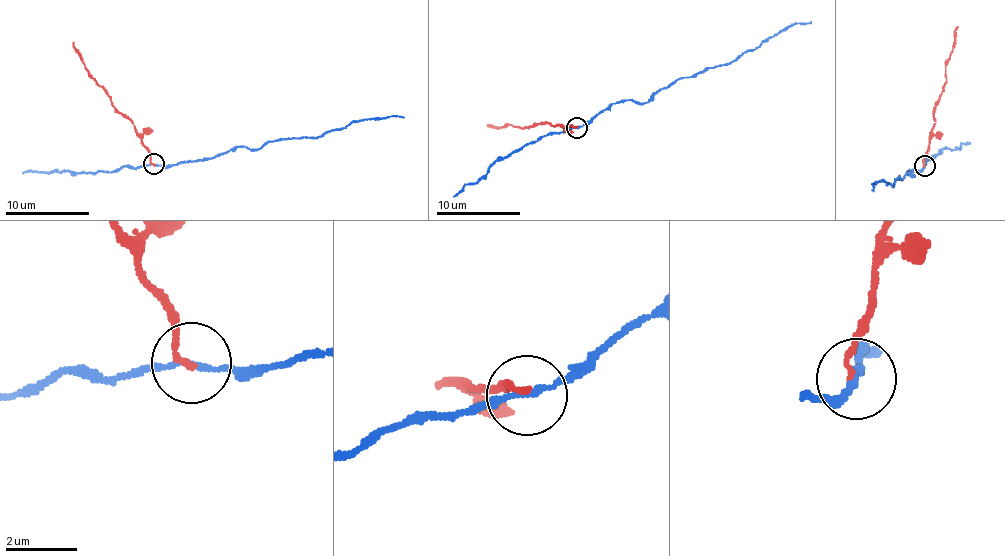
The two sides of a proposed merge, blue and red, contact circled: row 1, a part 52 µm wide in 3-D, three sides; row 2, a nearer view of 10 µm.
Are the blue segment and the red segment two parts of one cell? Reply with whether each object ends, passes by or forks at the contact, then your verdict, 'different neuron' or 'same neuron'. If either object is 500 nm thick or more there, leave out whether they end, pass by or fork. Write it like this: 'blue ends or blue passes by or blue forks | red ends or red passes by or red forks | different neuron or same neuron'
blue passes by | red ends | different neuron

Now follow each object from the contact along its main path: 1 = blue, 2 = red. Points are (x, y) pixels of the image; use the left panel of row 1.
1: (154, 164), (170, 165), (213, 158), (239, 146), (261, 147), (293, 137), (323, 136), (364, 119), (403, 118)
2: (154, 164), (141, 136), (89, 72), (73, 41)

